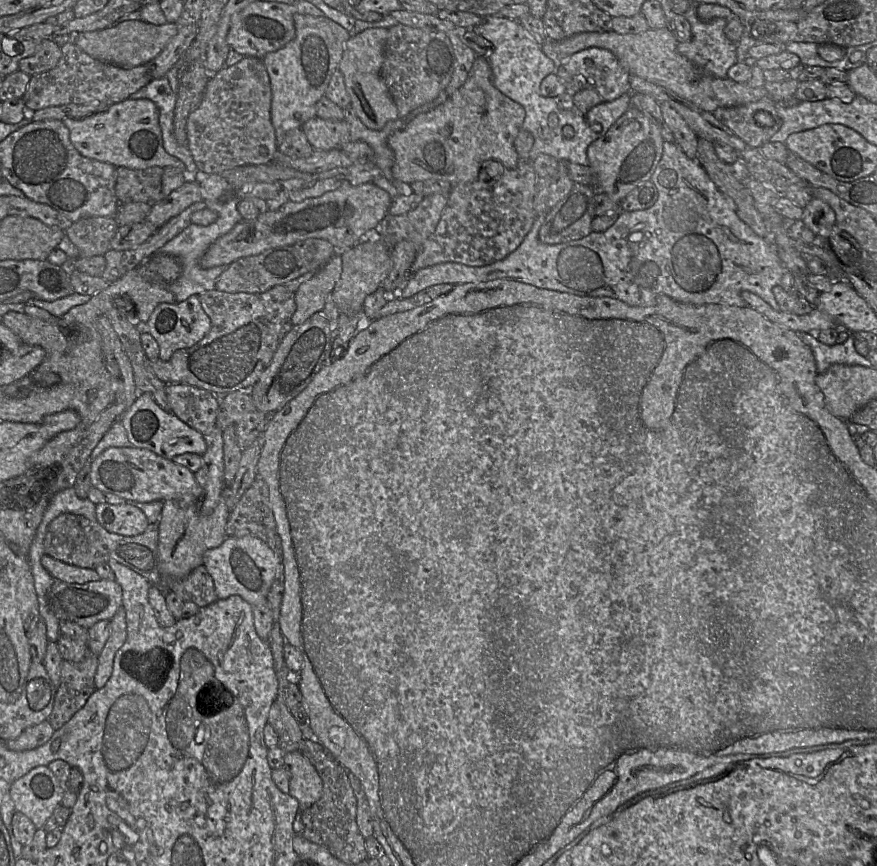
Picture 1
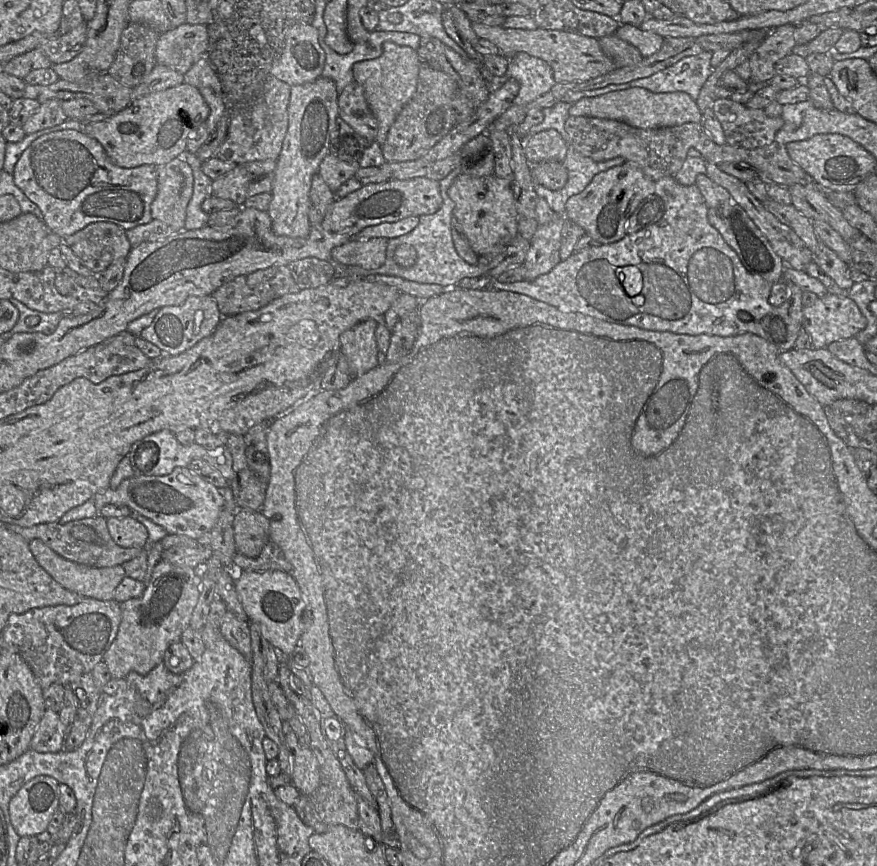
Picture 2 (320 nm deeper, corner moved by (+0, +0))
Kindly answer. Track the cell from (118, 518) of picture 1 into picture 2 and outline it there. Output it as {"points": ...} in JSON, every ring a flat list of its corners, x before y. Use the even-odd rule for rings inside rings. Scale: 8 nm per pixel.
{"points":[[131,516,107,519,109,533,113,540,125,548,142,548,149,545,147,528]]}

